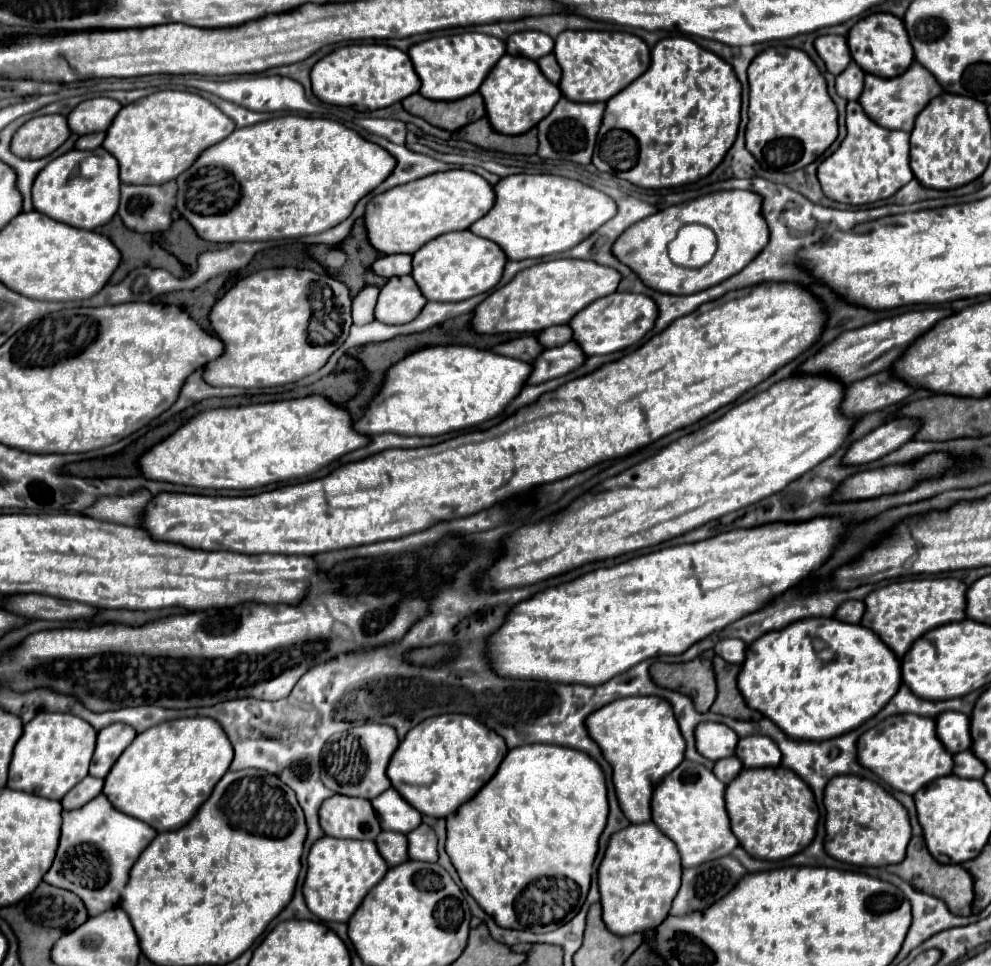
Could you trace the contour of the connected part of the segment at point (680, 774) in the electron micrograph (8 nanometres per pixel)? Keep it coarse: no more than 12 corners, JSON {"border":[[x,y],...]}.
{"border":[[684,760],[656,786],[652,822],[684,868],[738,846],[726,786]]}

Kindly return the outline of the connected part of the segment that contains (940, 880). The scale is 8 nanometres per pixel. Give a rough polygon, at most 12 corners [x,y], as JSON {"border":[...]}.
{"border":[[922,838],[886,870],[916,890],[944,900],[952,914],[970,916],[970,874],[938,864]]}

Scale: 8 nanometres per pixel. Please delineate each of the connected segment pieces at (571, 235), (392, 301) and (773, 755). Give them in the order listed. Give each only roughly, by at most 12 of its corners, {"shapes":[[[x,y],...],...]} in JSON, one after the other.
{"shapes":[[[514,174],[470,232],[508,260],[576,246],[612,214],[604,192]],[[412,276],[390,278],[378,296],[374,318],[412,322],[424,308]],[[746,736],[736,744],[744,768],[780,764],[768,736]]]}

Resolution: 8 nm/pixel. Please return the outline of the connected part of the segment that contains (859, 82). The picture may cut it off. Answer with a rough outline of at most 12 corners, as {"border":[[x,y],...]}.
{"border":[[852,62],[836,76],[836,92],[844,100],[858,100],[864,70]]}

